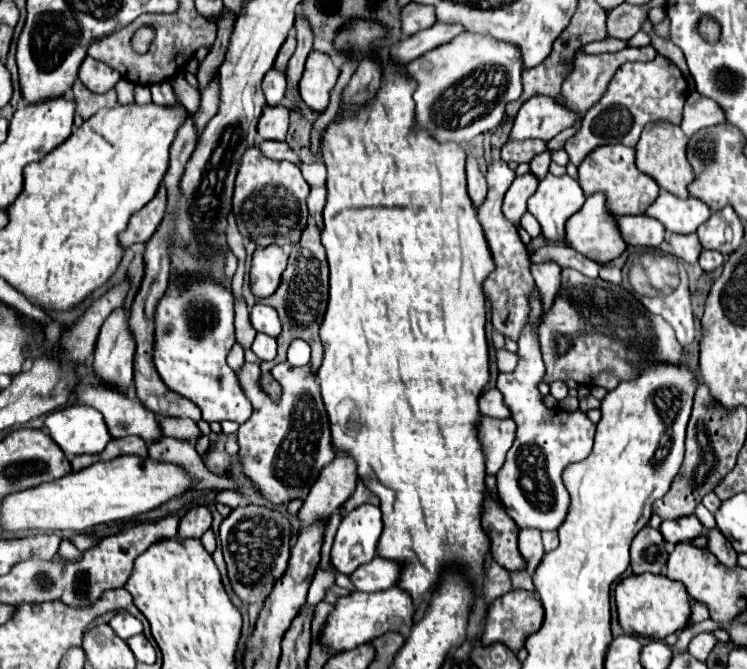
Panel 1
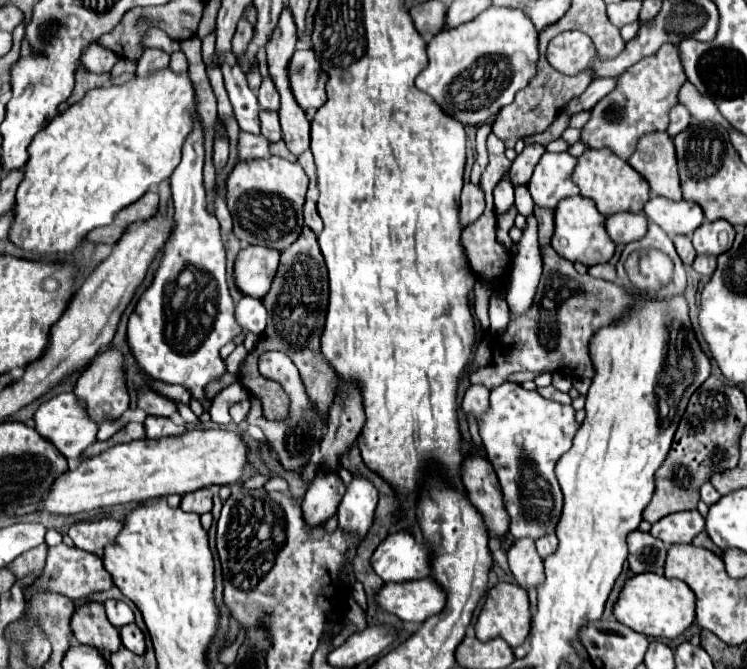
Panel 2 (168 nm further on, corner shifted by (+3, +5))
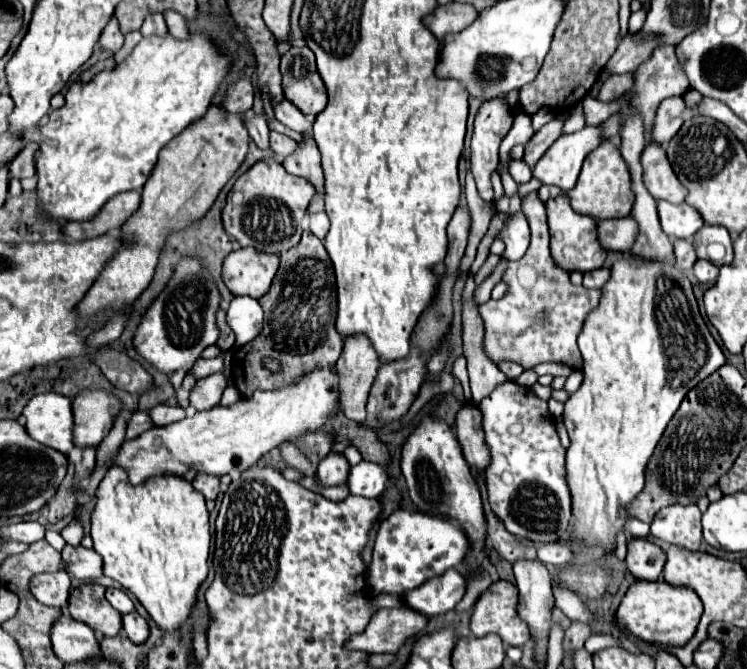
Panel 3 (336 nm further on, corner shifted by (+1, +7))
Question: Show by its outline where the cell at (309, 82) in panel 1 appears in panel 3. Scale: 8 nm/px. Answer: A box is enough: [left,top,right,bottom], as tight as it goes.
[281,46,327,114]

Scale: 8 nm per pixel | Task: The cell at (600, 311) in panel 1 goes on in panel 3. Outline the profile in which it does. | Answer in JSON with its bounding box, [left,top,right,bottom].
[479,192,601,370]

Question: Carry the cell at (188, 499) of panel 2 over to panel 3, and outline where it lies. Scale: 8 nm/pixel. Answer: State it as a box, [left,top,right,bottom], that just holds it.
[193,472,219,500]

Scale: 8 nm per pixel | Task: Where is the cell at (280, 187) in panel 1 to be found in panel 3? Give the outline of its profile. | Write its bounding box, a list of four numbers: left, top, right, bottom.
[223,158,315,254]

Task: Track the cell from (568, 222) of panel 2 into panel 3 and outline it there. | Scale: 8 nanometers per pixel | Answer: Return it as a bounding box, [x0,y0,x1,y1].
[545,194,607,272]

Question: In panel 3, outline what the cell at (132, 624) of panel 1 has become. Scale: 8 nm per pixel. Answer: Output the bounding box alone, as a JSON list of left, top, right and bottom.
[107,588,133,614]

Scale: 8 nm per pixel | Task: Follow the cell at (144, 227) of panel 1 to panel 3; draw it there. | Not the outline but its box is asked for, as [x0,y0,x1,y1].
[61,192,141,240]

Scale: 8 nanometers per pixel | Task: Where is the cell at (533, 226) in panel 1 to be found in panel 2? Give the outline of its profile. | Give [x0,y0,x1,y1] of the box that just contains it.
[515,186,533,218]

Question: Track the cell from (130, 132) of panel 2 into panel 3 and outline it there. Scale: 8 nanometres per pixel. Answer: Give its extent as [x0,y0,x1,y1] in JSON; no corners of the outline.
[37,32,233,222]

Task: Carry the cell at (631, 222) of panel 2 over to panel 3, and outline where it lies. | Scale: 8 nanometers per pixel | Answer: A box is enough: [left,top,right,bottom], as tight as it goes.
[597,216,637,252]

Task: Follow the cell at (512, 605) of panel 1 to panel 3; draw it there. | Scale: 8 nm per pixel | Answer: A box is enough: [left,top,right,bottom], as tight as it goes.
[469,580,529,646]

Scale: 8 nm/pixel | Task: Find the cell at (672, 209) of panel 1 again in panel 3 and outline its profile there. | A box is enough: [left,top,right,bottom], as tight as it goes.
[657,202,705,240]

